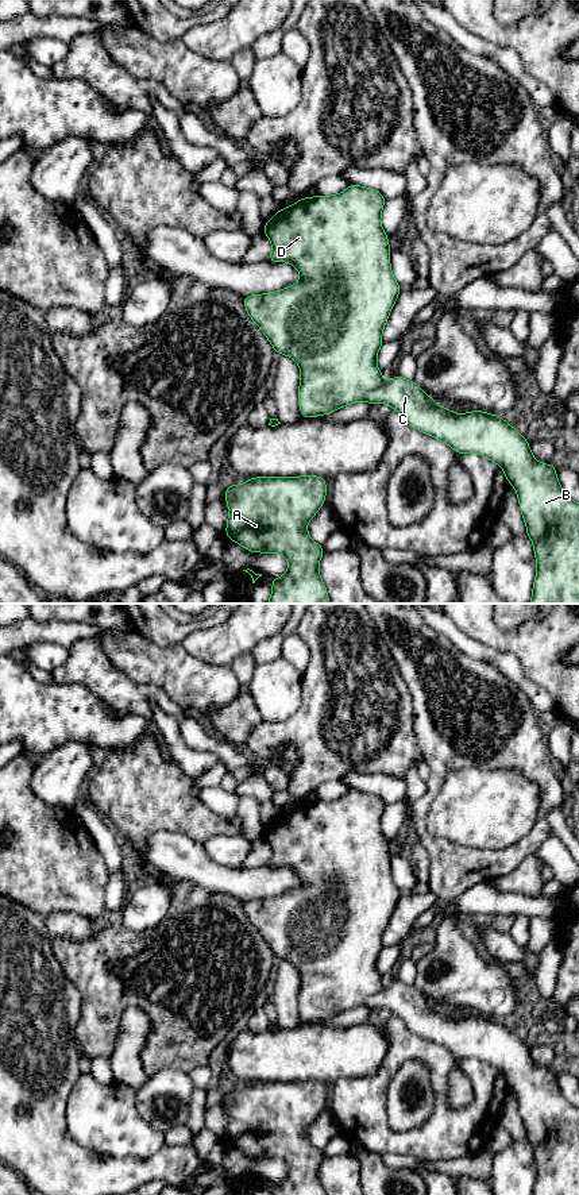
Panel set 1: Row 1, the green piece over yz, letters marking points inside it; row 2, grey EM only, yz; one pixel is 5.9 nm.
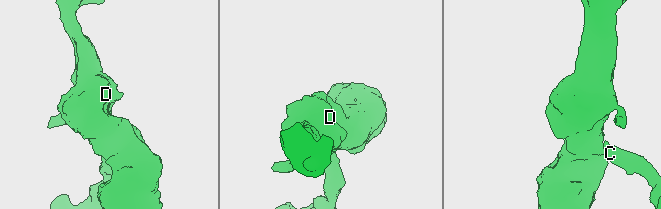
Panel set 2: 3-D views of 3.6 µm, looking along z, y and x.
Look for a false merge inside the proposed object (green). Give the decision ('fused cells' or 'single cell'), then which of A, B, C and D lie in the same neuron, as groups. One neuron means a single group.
single cell; A B C D

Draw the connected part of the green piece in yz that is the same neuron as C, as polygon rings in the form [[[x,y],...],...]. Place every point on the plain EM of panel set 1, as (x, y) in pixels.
[[[351,789],[335,801],[301,802],[296,809],[275,816],[262,834],[273,849],[267,866],[290,867],[300,876],[301,884],[278,897],[244,901],[248,922],[260,933],[274,956],[293,963],[300,971],[301,1022],[325,1021],[358,1006],[371,1010],[386,1007],[399,1017],[410,1032],[444,1046],[456,1059],[475,1057],[501,1071],[507,1088],[516,1092],[526,1141],[533,1148],[536,1184],[532,1195],[579,1195],[579,1109],[560,1091],[556,1068],[537,1067],[529,1046],[502,1021],[483,1015],[455,1019],[452,1014],[439,1011],[414,986],[398,979],[386,988],[382,986],[382,976],[377,972],[377,960],[383,948],[382,934],[402,894],[393,882],[389,843],[381,830],[385,807],[386,803],[379,795]]]

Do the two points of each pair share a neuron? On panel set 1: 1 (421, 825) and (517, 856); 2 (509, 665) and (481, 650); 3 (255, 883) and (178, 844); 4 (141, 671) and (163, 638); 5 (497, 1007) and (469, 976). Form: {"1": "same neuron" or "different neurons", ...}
{"1": "same neuron", "2": "same neuron", "3": "same neuron", "4": "different neurons", "5": "same neuron"}

